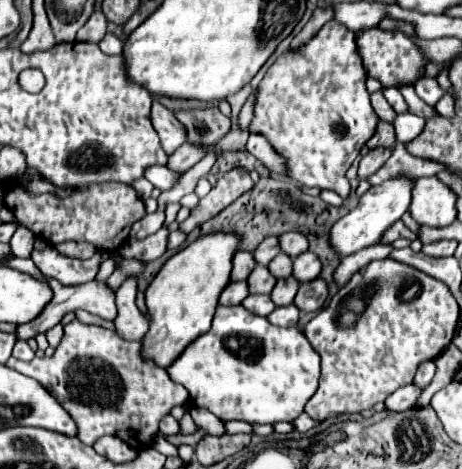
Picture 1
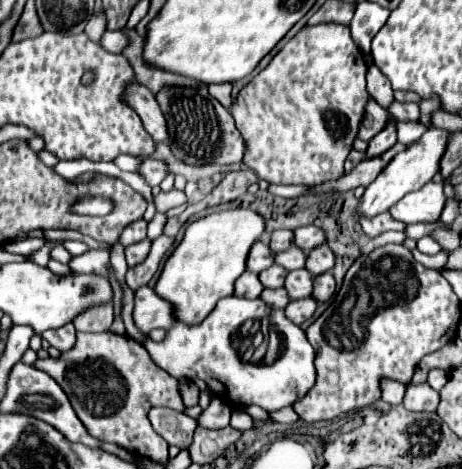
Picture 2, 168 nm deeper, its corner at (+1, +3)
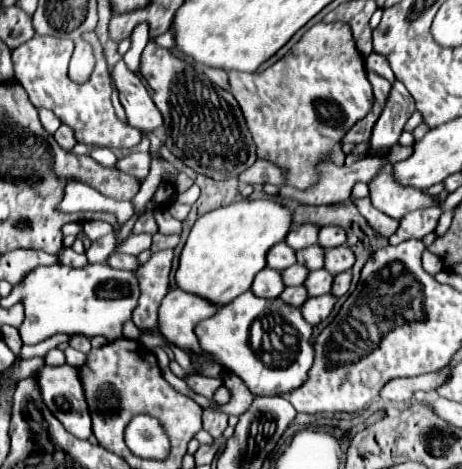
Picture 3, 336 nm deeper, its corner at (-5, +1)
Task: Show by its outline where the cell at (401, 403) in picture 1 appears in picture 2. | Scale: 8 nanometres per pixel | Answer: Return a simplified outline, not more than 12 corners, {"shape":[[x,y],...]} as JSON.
{"shape":[[409,384],[403,406],[437,412],[439,392],[429,384]]}

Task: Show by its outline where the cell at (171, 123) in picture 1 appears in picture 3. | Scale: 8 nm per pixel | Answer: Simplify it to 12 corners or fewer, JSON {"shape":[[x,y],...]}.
{"shape":[[123,60],[113,68],[119,100],[131,126],[163,126],[141,78]]}

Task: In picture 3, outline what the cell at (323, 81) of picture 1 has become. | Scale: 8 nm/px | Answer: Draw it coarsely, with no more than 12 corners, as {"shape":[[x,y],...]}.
{"shape":[[343,22],[229,74],[257,146],[307,190],[373,106]]}

